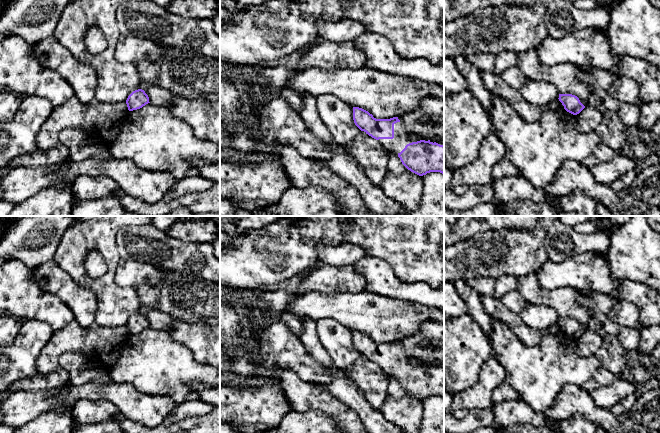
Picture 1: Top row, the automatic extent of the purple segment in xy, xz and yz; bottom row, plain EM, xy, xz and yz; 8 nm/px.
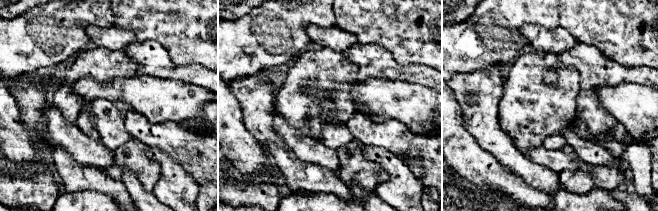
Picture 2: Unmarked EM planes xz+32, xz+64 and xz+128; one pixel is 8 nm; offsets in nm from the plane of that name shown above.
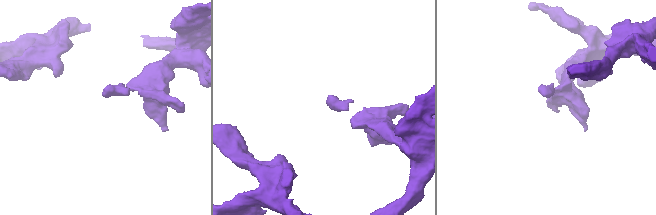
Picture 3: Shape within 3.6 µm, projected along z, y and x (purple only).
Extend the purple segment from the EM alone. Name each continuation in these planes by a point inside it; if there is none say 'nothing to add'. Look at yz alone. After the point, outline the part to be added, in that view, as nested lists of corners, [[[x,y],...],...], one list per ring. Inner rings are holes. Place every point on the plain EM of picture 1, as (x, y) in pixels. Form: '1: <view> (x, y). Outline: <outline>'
nothing to add

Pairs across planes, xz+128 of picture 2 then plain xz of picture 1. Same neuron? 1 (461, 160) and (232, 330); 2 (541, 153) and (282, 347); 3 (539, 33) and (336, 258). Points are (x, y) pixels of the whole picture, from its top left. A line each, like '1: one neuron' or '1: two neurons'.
1: one neuron
2: one neuron
3: one neuron

